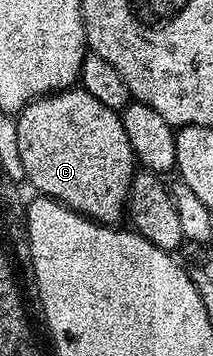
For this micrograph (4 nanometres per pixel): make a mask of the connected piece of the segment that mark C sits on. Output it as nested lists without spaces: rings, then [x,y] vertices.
[[[62,89],[58,93],[50,93],[28,102],[28,106],[21,109],[16,117],[16,134],[24,176],[27,184],[32,184],[39,196],[52,197],[67,209],[73,209],[102,225],[115,226],[125,220],[128,188],[132,176],[138,172],[138,162],[117,110],[98,103],[98,99],[94,99],[94,95],[90,95],[85,89]]]

